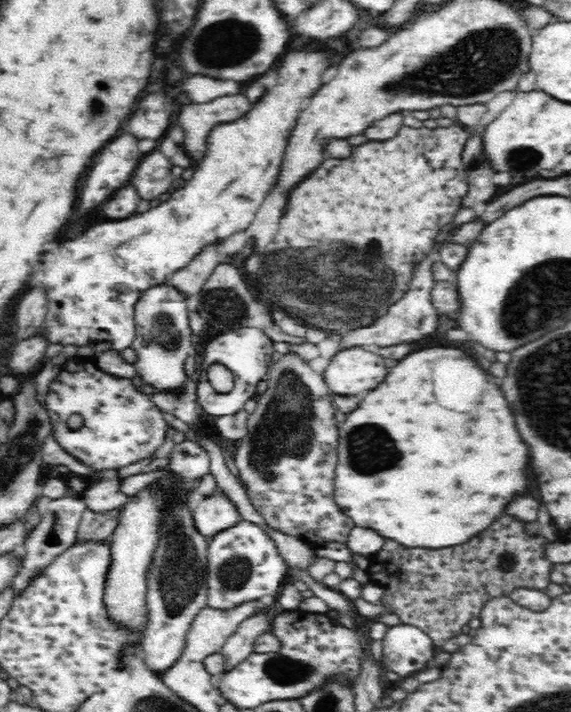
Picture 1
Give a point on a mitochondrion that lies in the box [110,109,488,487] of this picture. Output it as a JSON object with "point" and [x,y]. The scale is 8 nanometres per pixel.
{"point":[311,282]}

